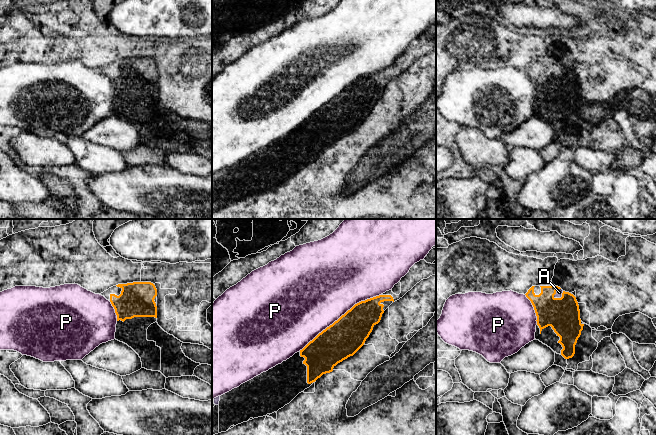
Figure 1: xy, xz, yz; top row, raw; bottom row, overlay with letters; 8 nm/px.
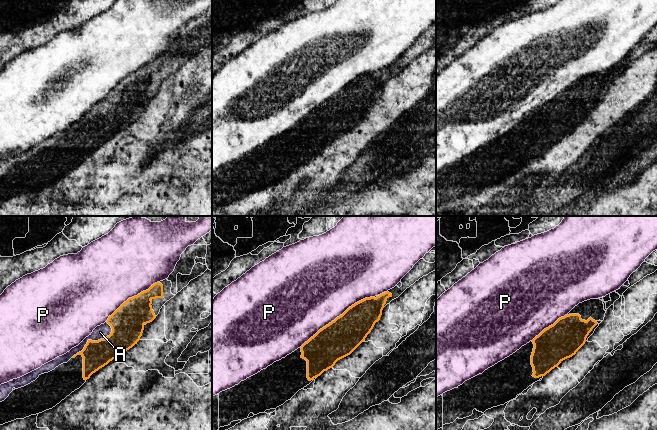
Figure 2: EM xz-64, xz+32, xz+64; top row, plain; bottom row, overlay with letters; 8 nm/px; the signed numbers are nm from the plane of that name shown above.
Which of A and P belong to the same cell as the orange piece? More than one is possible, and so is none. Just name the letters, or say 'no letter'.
A

